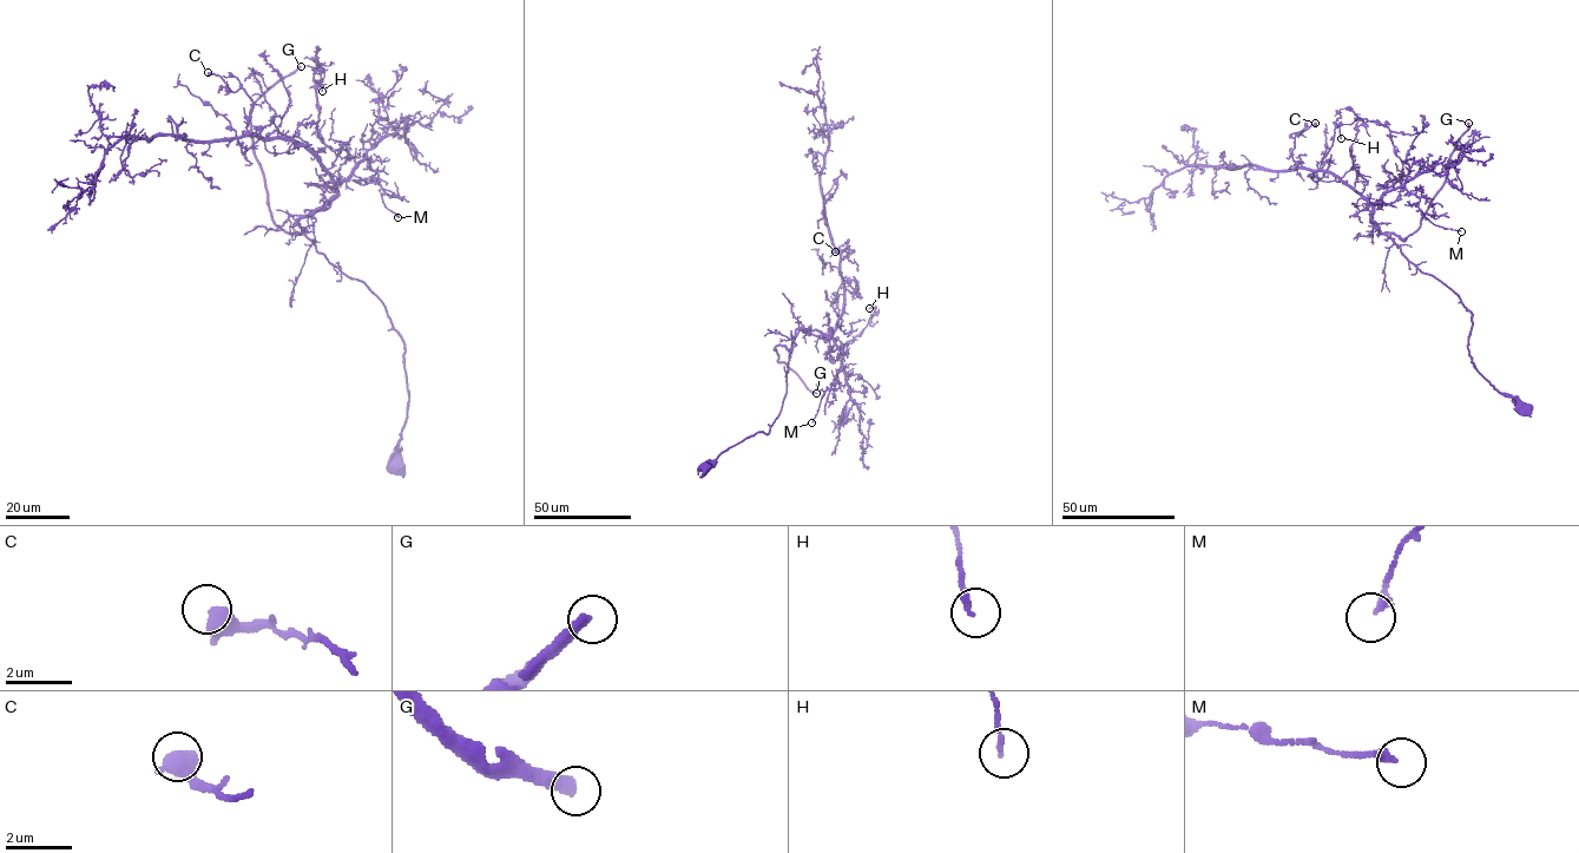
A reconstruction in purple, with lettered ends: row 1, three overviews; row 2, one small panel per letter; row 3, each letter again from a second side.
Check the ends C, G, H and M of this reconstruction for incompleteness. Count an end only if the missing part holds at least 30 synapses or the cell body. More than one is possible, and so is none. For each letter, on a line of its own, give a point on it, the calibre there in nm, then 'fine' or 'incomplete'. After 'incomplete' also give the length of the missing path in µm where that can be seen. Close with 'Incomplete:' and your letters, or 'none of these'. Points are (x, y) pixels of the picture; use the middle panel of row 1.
C: at (835, 251); 600 nm thick; fine
G: at (816, 393); 360 nm thick; incomplete; about 170 µm are missing
H: at (869, 308); 140 nm thick; fine
M: at (811, 422); 240 nm thick; fine
Incomplete: G

